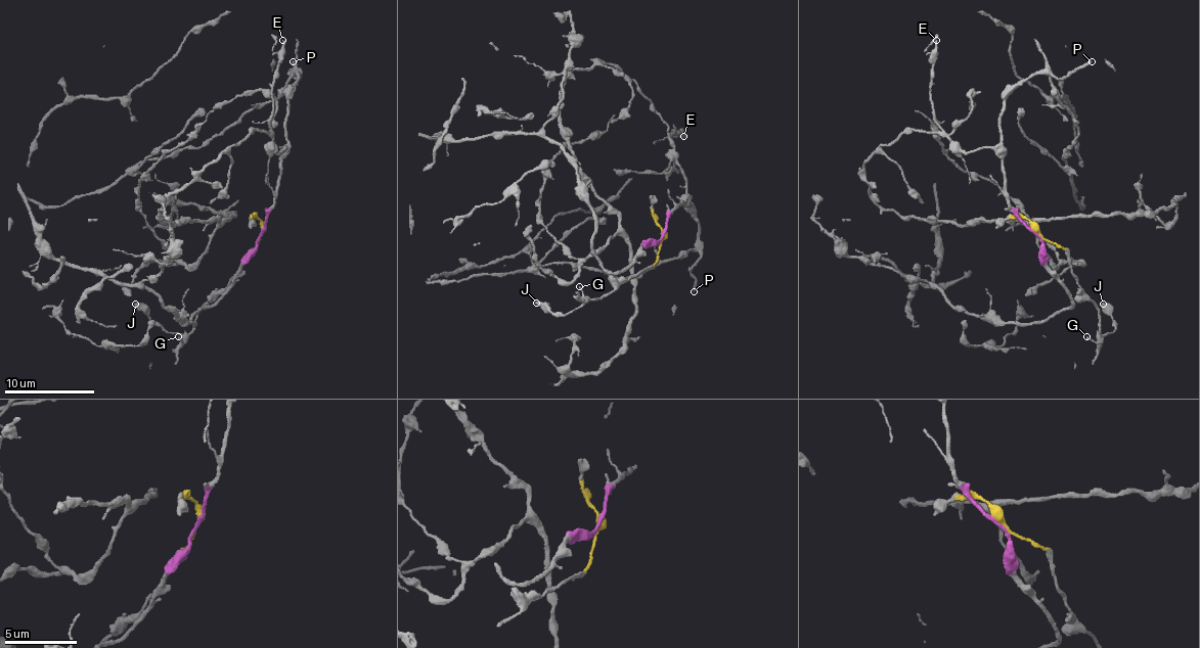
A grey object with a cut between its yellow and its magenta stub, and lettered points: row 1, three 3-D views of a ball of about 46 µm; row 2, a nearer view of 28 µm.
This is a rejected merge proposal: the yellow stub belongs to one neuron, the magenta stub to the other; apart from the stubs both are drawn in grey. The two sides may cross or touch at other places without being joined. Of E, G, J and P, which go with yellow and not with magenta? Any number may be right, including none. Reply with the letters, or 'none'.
G, J

